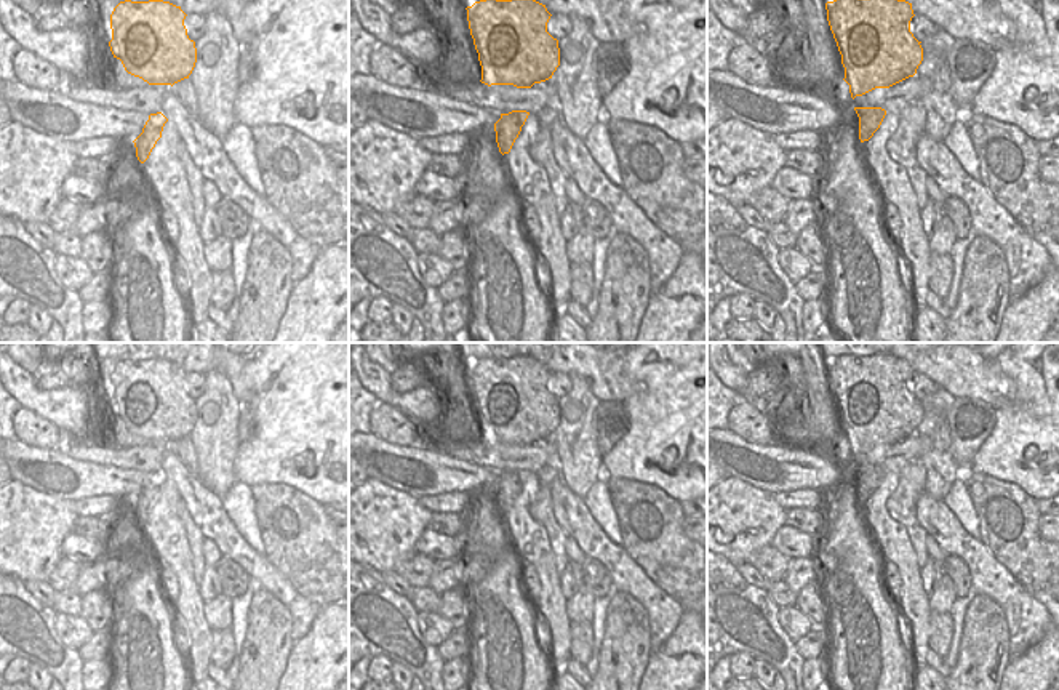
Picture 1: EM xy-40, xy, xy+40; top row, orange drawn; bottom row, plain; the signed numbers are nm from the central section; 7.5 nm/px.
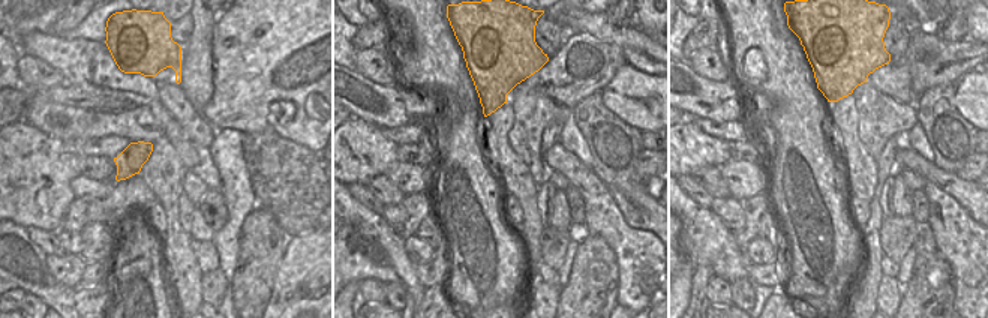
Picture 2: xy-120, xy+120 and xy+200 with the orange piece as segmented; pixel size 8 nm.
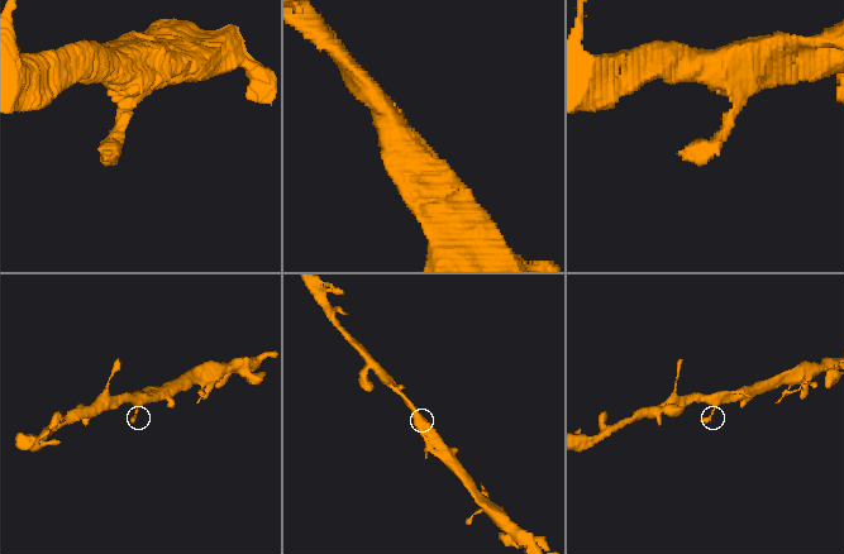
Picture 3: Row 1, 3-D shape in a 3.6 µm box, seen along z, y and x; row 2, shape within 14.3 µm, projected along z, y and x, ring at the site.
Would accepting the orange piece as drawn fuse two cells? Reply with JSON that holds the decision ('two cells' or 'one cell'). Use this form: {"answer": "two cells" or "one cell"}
{"answer": "one cell"}

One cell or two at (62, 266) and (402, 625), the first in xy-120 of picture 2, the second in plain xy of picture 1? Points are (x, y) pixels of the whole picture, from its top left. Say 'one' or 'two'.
two

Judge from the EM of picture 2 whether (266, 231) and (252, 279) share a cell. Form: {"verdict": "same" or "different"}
{"verdict": "same"}

